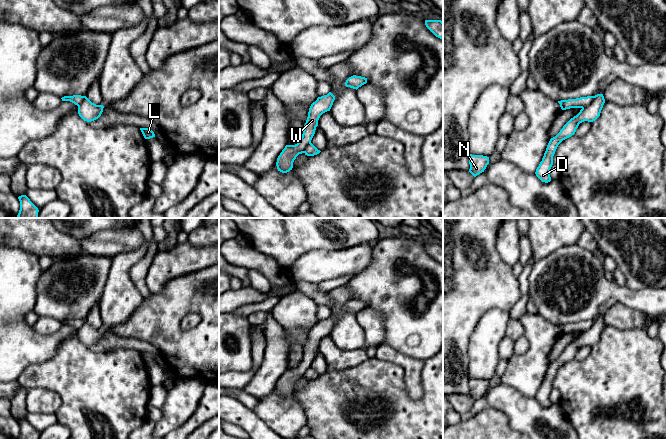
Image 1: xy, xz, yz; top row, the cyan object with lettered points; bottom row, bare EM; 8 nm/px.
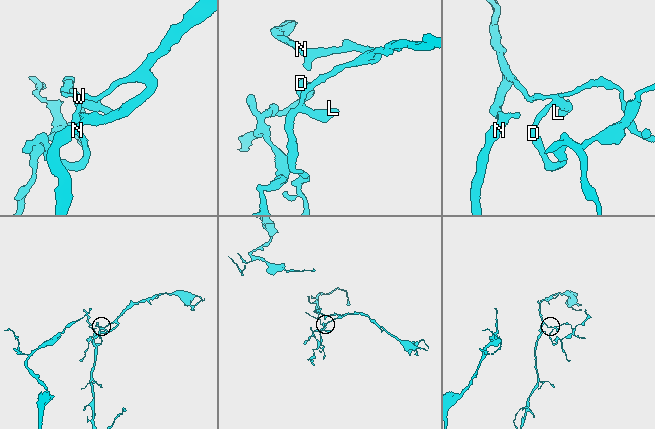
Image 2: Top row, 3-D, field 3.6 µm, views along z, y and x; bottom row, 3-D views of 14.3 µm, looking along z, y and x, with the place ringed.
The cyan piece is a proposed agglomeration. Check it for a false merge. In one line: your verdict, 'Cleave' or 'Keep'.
Cleave

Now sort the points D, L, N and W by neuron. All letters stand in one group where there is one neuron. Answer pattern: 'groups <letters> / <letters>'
groups D L / N W

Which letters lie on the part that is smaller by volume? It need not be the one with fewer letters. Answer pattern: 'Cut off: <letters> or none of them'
Cut off: D, L

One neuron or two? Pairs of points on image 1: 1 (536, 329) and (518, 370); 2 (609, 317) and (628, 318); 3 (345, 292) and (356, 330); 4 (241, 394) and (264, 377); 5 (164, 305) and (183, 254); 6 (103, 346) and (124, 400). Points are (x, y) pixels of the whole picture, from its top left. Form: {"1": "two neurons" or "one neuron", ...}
{"1": "one neuron", "2": "one neuron", "3": "one neuron", "4": "two neurons", "5": "two neurons", "6": "two neurons"}

